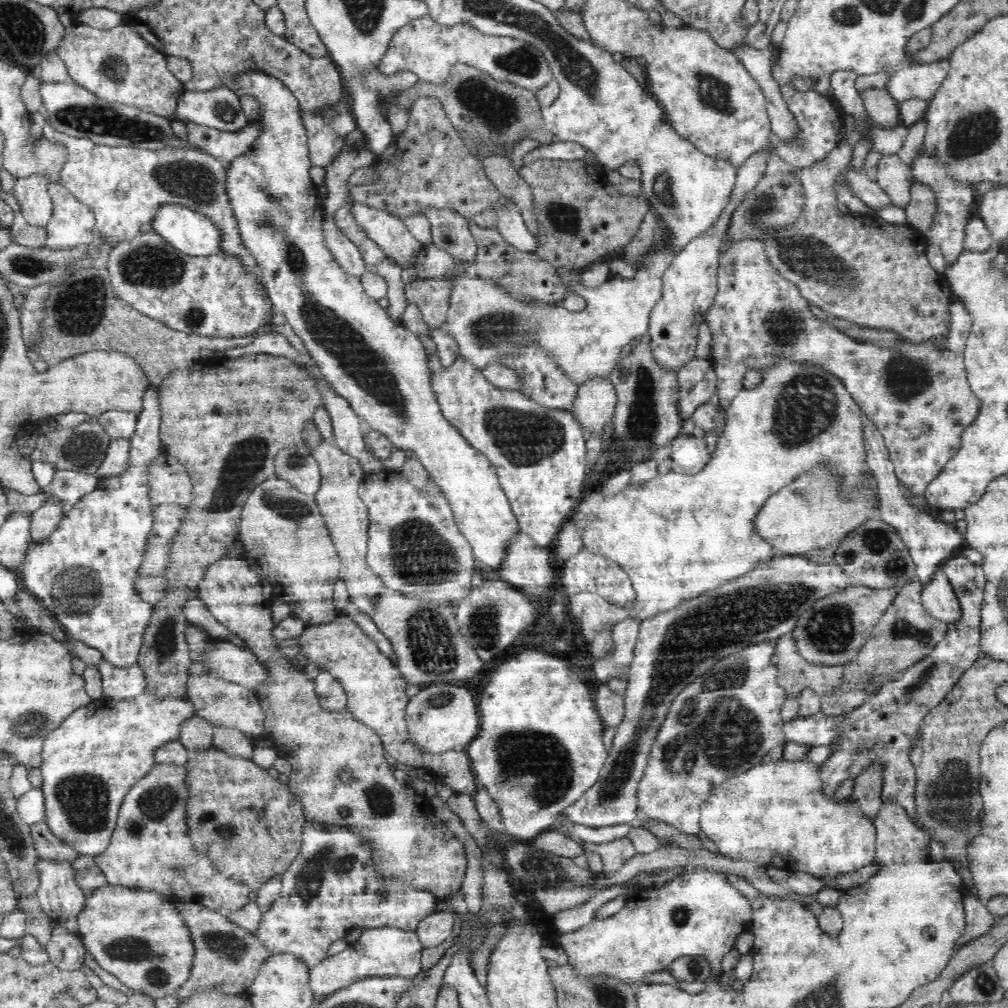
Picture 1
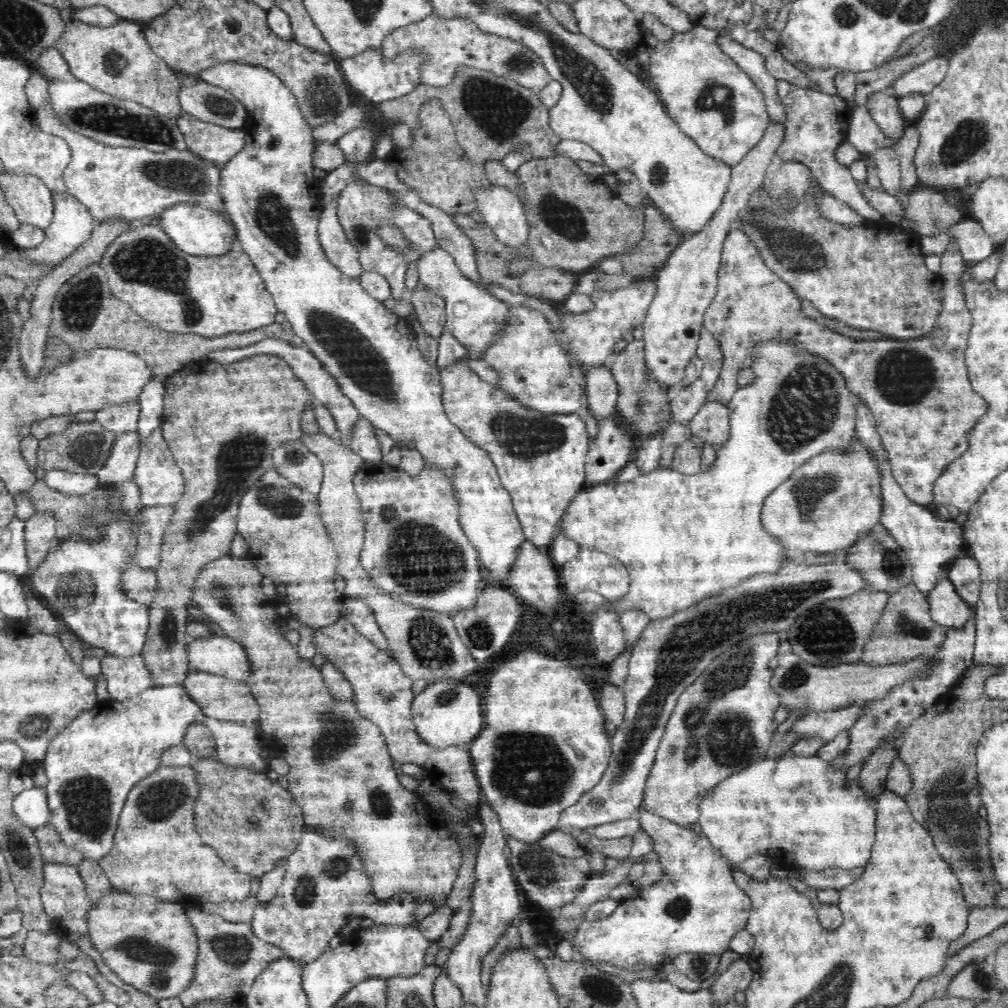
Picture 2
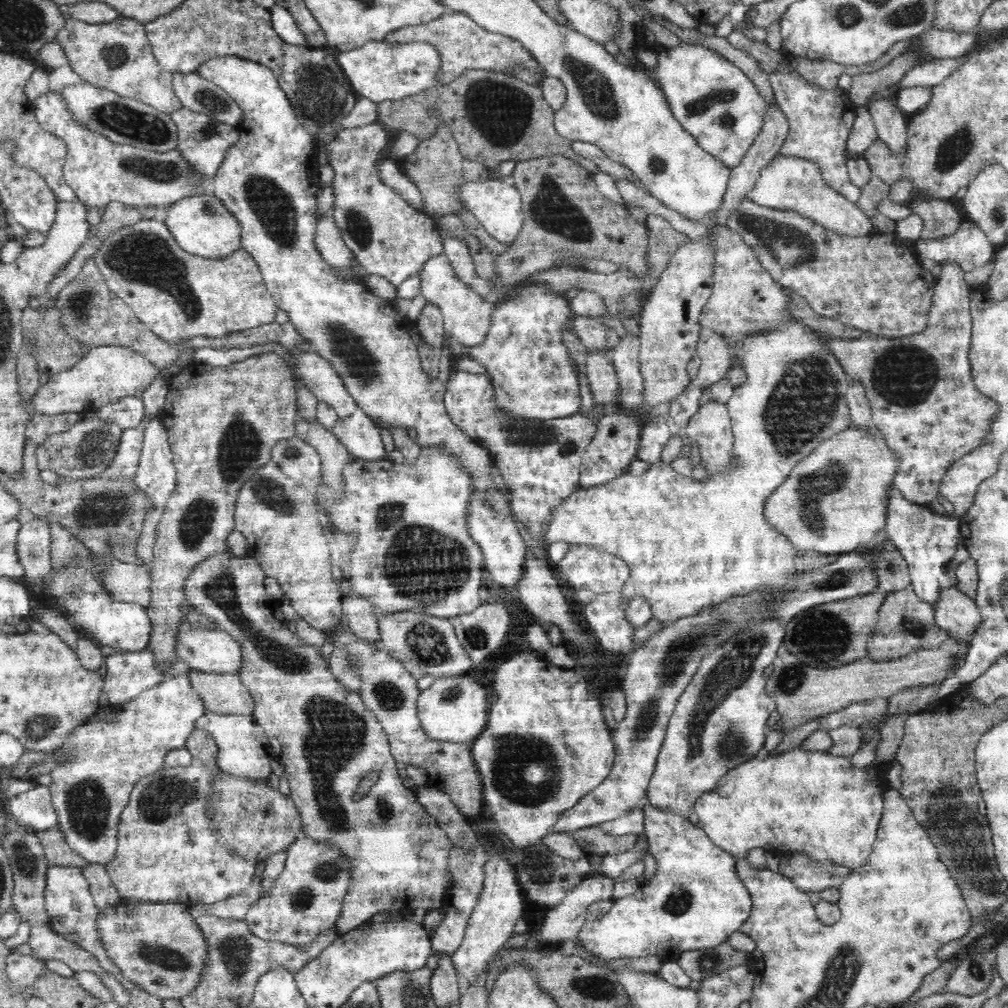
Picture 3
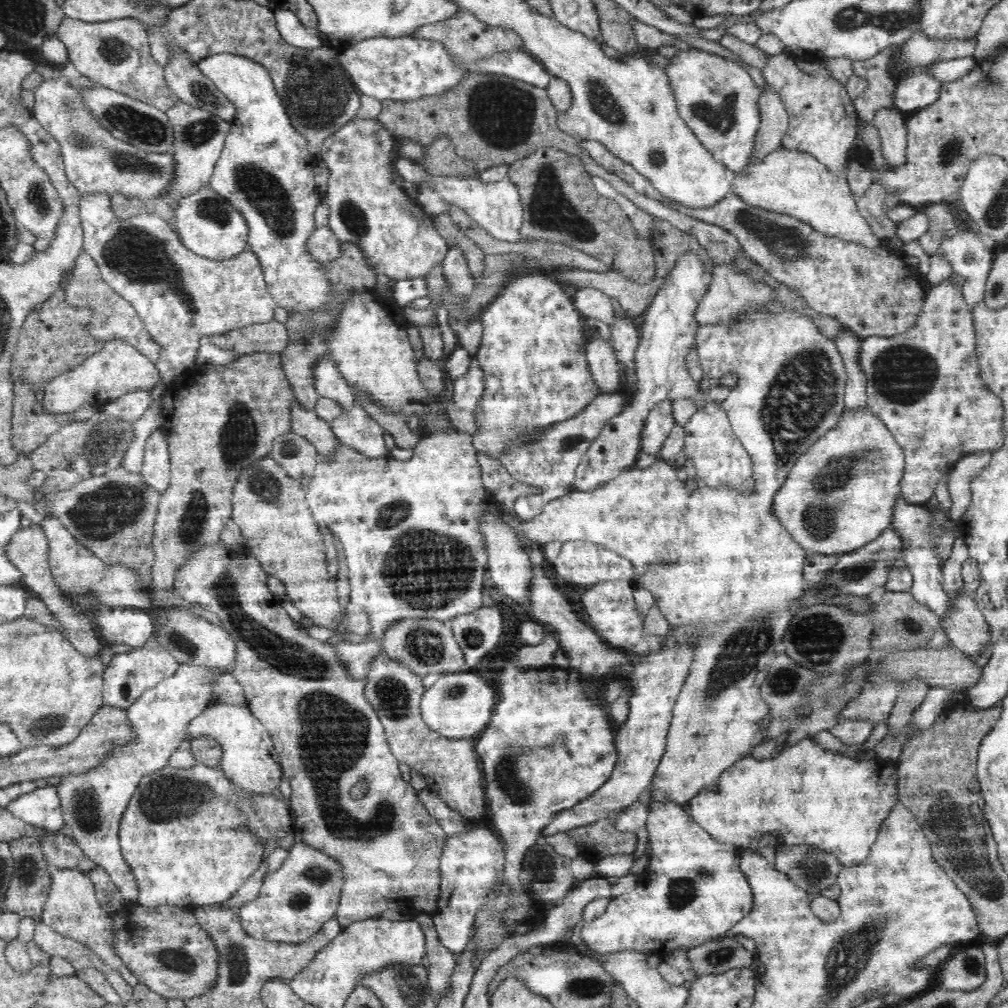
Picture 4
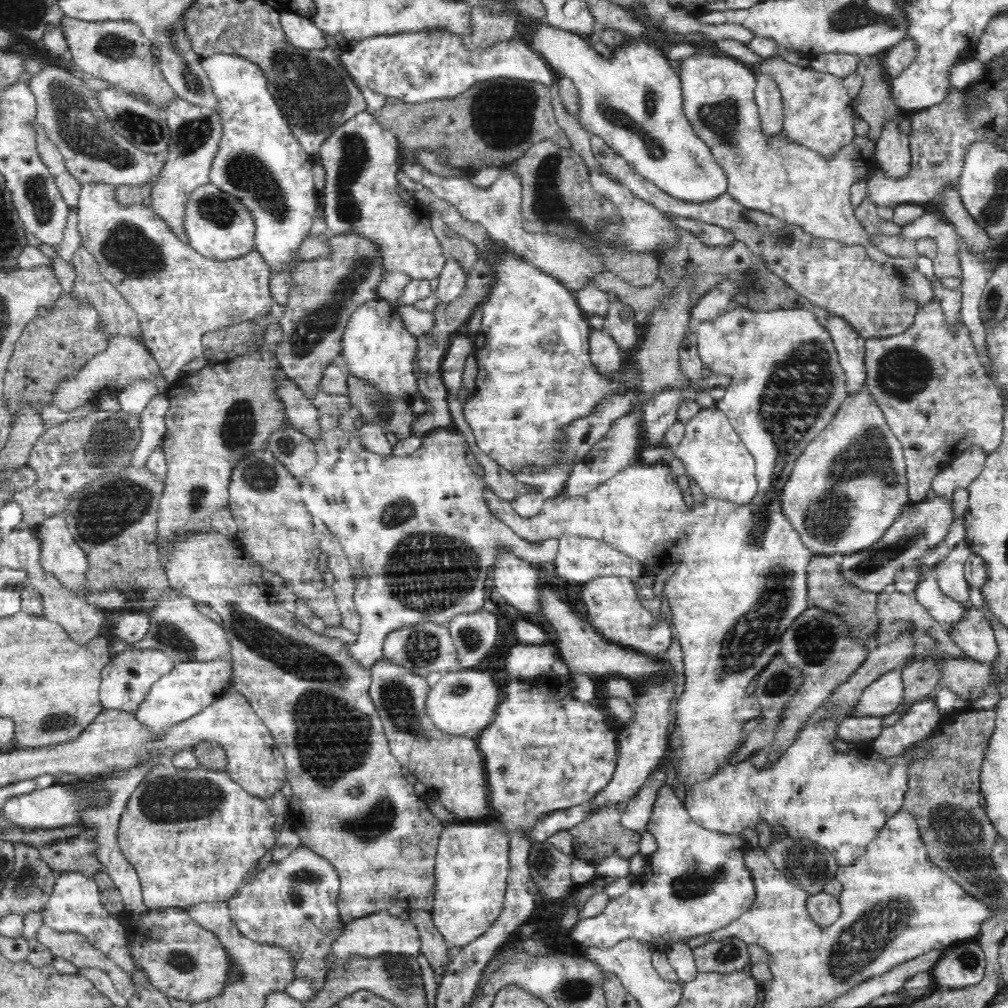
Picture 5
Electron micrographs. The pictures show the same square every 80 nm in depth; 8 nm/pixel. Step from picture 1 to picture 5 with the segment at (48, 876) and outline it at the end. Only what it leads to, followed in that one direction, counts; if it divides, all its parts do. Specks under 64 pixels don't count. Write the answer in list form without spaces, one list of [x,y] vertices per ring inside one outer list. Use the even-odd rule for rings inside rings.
[[[58,872],[49,901],[43,908],[43,922],[56,932],[75,932],[85,936],[89,943],[123,968],[130,977],[135,964],[127,950],[127,935],[117,915],[110,914],[102,904],[96,881],[81,872]]]

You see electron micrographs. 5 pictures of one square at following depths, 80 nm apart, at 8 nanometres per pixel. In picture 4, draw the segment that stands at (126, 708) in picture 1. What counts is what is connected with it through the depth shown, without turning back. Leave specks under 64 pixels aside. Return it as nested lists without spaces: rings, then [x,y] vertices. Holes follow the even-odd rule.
[[[182,664],[170,676],[149,688],[126,710],[133,739],[127,745],[118,745],[107,752],[107,757],[93,769],[83,773],[62,775],[57,788],[64,815],[60,832],[69,836],[90,861],[108,871],[122,893],[126,907],[140,906],[138,883],[122,855],[119,824],[130,799],[143,776],[167,765],[169,756],[184,742],[190,722],[202,715],[211,705],[211,684],[226,672],[219,668],[204,668],[197,664]]]

